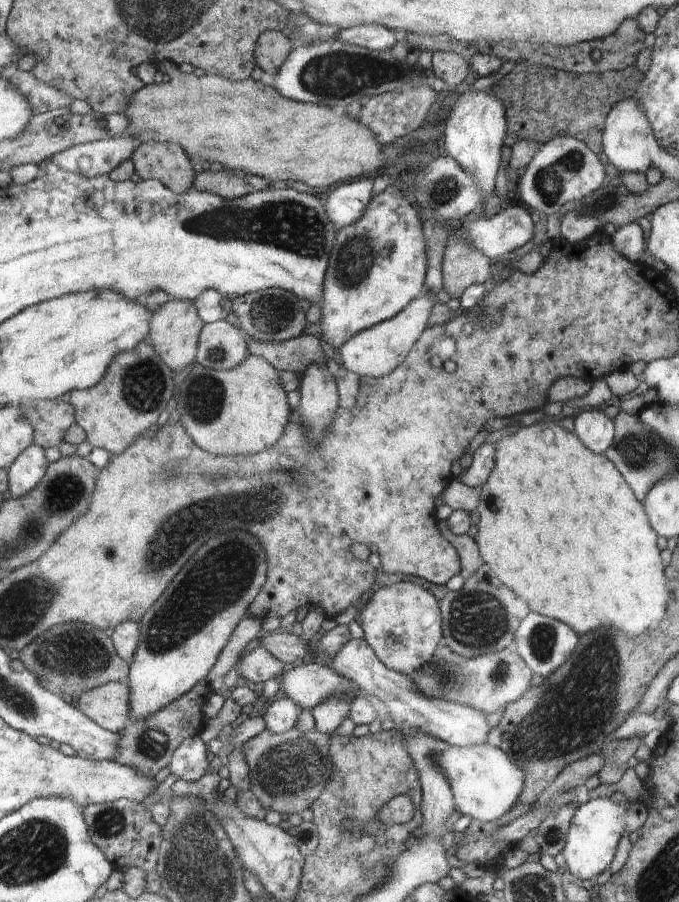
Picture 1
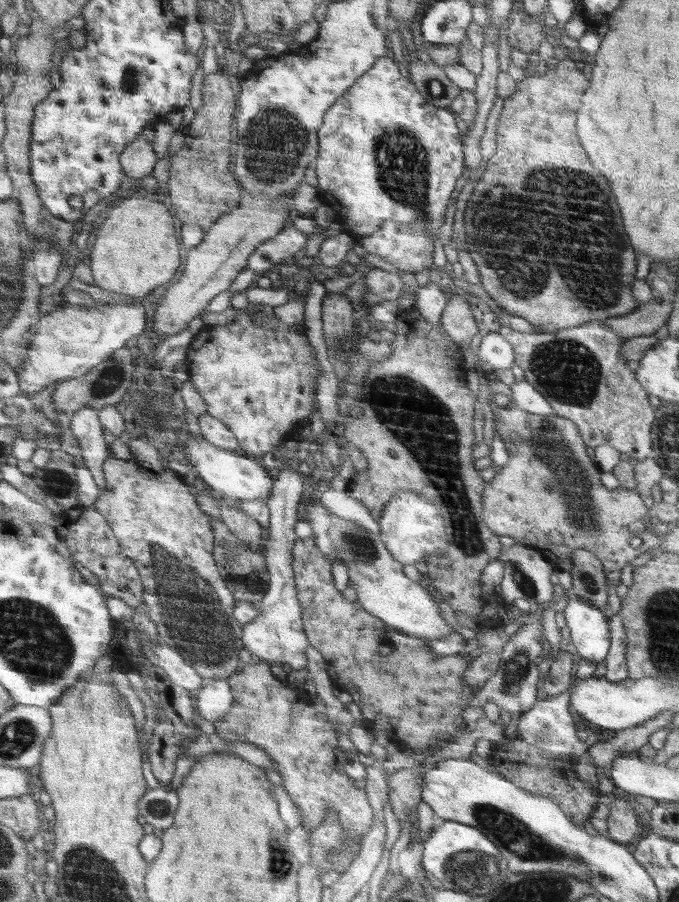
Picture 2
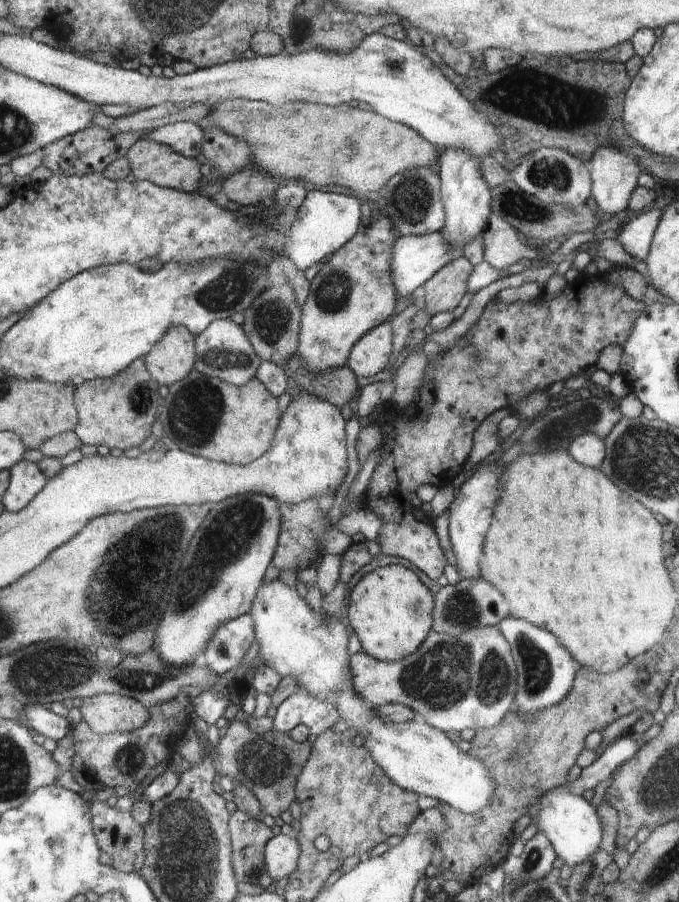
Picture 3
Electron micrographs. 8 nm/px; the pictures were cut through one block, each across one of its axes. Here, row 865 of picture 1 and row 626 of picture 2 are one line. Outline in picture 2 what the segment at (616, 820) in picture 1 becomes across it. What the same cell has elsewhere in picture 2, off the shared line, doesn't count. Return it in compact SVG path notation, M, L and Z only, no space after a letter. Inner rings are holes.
M571 590L567 594L568 606L564 609L564 618L576 652L581 658L603 662L610 648L610 627L605 610L589 604Z

